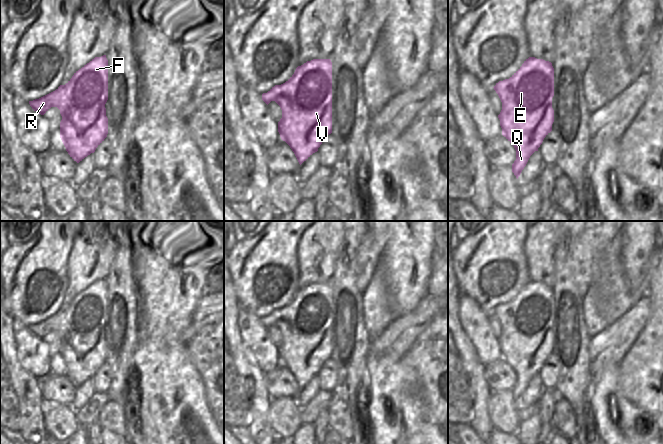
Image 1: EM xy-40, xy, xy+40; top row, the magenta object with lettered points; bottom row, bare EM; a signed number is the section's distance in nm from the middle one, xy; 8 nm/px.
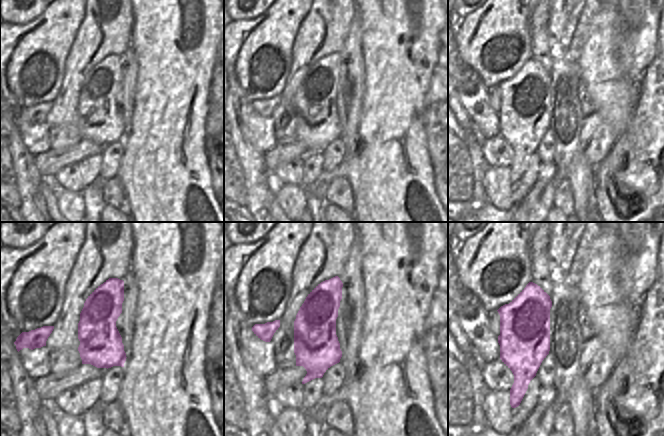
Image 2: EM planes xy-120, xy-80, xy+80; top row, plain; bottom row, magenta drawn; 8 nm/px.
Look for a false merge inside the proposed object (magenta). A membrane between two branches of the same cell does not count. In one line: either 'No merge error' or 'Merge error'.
No merge error.

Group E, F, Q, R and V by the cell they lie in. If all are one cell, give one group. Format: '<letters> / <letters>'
E F Q R V

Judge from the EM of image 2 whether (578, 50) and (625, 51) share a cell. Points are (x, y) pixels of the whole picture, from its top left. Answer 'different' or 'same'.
different

